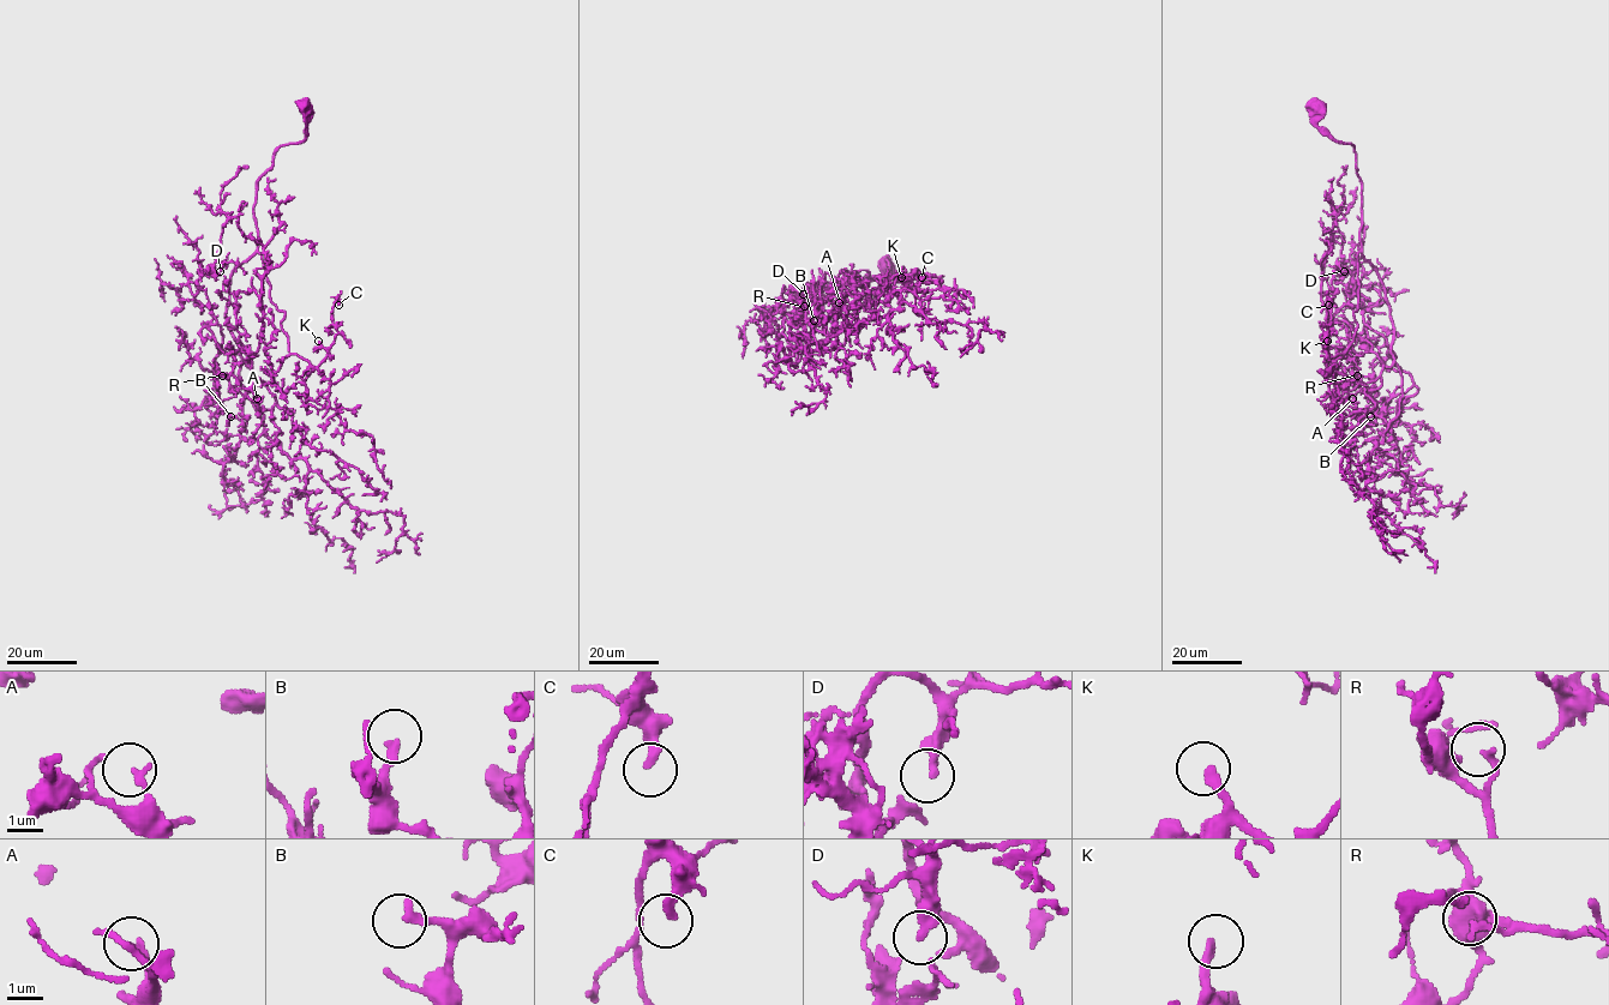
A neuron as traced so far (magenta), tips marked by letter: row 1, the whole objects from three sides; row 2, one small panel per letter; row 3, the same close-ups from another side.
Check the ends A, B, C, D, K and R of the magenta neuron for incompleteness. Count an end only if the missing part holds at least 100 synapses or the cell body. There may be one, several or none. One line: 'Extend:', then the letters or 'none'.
Extend: K

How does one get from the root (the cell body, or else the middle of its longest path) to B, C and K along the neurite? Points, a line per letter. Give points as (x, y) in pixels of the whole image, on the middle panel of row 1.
B: (887, 265), (872, 300), (814, 329), (809, 341), (827, 343), (833, 316), (829, 335), (814, 320)
C: (887, 265), (888, 282), (878, 294), (835, 311), (869, 304), (892, 276), (918, 270), (914, 276), (922, 277)
K: (887, 265), (888, 282), (878, 294), (835, 311), (869, 304), (887, 278), (901, 277)

